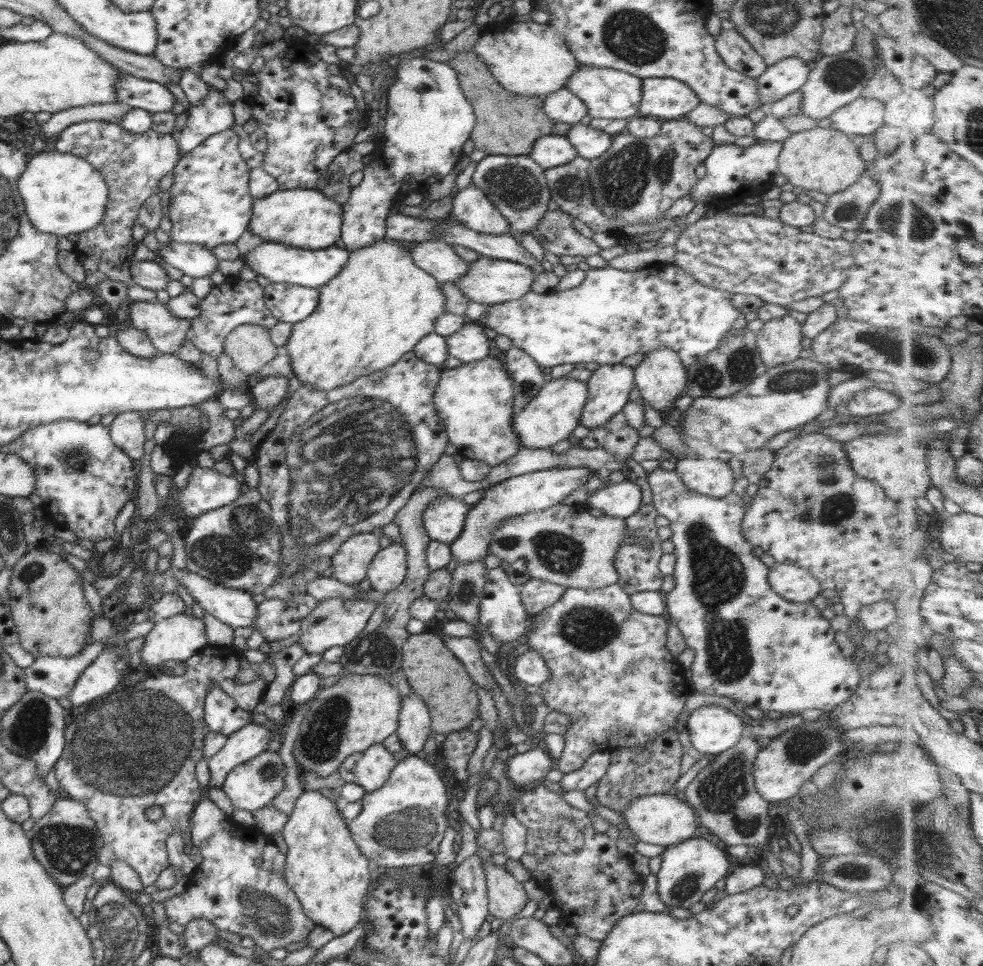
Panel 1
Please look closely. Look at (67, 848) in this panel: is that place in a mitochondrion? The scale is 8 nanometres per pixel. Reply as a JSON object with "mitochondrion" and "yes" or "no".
{"mitochondrion":"yes"}

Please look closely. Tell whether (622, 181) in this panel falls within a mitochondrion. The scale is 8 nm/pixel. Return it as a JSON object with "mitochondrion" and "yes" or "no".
{"mitochondrion":"yes"}

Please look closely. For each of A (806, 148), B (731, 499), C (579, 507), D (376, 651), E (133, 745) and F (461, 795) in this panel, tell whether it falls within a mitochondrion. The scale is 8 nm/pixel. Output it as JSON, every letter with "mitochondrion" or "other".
{"A":"other","B":"other","C":"other","D":"mitochondrion","E":"mitochondrion","F":"other"}

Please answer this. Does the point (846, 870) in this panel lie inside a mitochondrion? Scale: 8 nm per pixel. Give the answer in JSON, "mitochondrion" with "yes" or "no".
{"mitochondrion":"yes"}

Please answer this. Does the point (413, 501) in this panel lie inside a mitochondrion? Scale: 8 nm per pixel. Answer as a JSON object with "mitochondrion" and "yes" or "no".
{"mitochondrion":"yes"}

